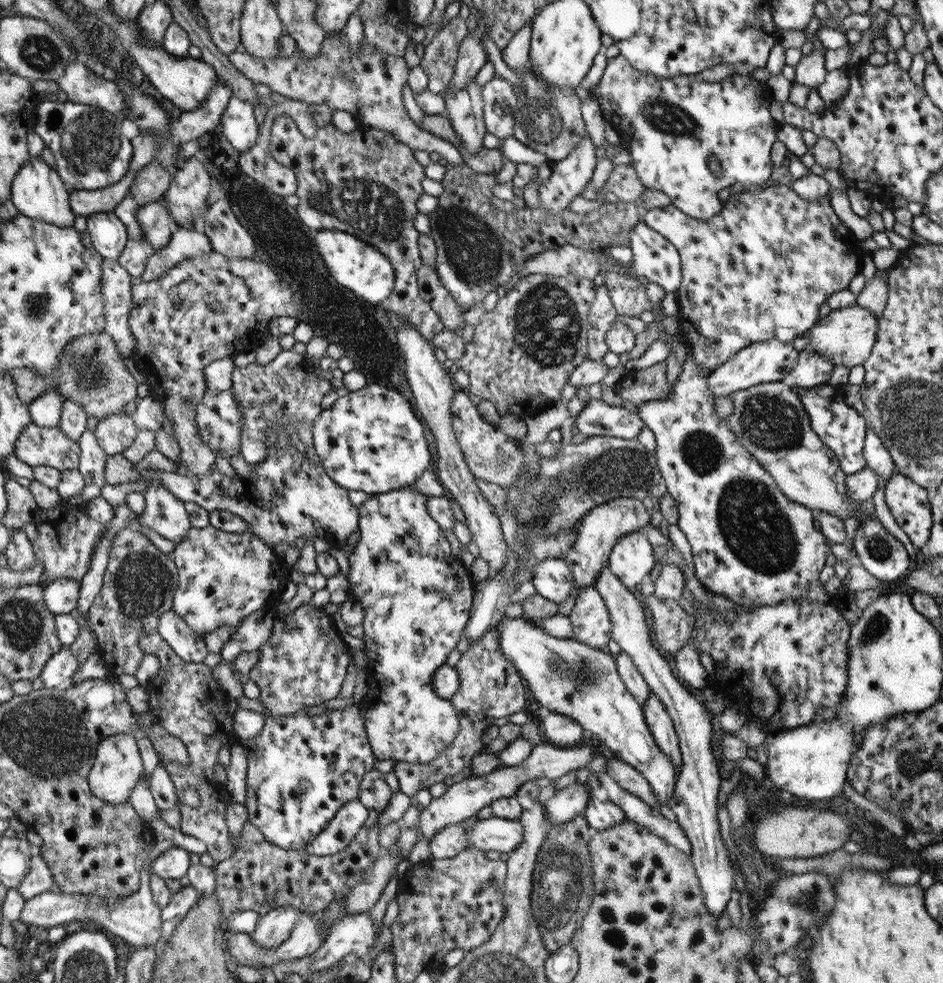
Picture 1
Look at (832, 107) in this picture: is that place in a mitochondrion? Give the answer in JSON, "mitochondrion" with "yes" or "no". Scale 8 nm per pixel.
{"mitochondrion":"no"}

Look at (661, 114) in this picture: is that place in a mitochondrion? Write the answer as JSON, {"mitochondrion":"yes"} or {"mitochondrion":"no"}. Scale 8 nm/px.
{"mitochondrion":"yes"}

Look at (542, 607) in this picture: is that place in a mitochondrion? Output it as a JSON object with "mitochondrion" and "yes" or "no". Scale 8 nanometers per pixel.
{"mitochondrion":"no"}

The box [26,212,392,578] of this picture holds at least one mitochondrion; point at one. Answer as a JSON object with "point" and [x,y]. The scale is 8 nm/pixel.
{"point":[88,372]}

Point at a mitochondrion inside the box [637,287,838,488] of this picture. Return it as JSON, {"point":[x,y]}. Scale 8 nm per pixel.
{"point":[770,421]}

